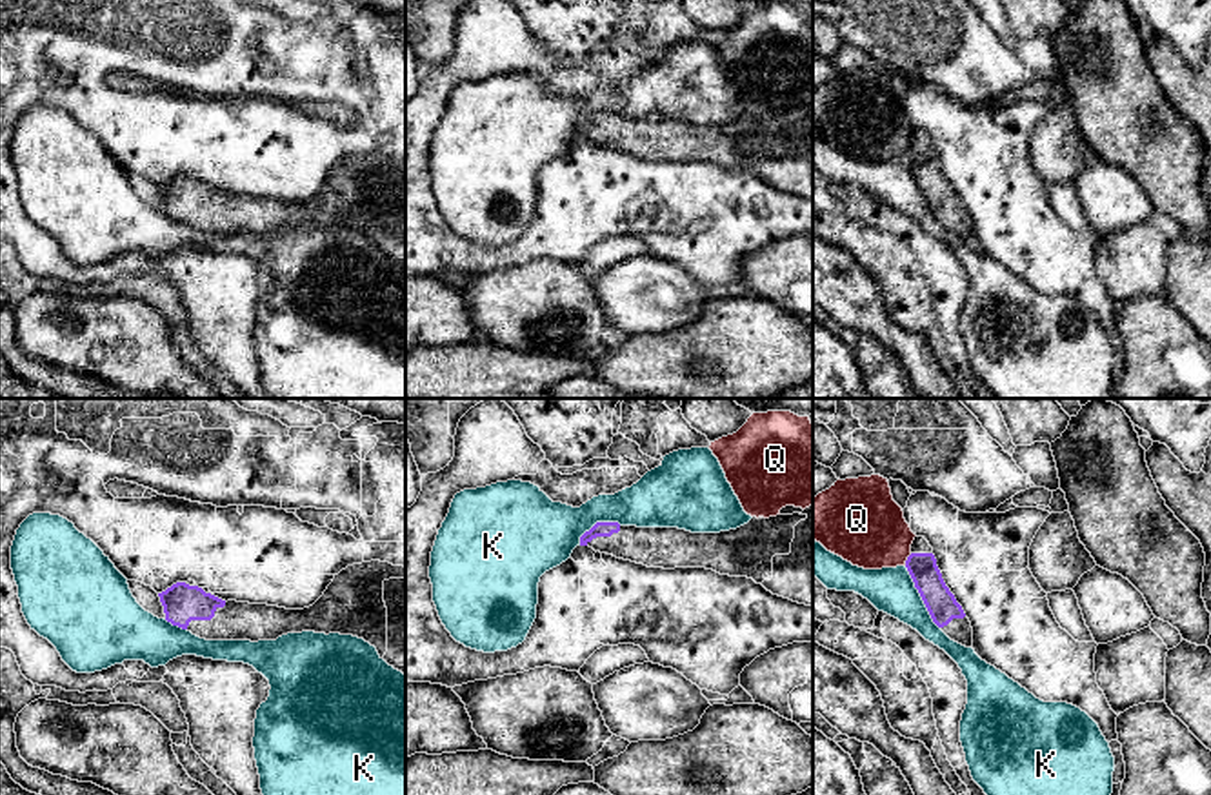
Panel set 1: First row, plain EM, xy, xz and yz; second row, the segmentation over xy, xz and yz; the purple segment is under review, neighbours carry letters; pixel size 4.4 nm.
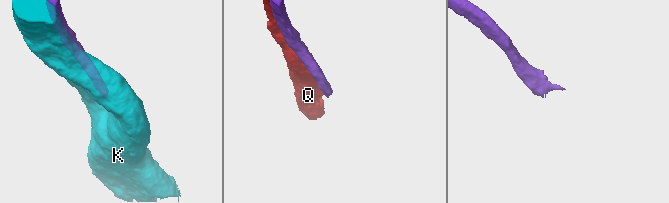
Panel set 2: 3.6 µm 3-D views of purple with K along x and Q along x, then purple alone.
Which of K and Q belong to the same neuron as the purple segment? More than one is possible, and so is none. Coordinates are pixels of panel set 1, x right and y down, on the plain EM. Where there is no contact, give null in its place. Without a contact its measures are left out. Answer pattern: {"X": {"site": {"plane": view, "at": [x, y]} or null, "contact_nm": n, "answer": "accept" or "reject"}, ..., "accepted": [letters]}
{"K": {"site": {"plane": "yz", "at": [920, 188]}, "contact_nm": 320, "answer": "reject"}, "Q": {"site": {"plane": "yz", "at": [908, 151]}, "contact_nm": 70, "answer": "reject"}, "accepted": []}

